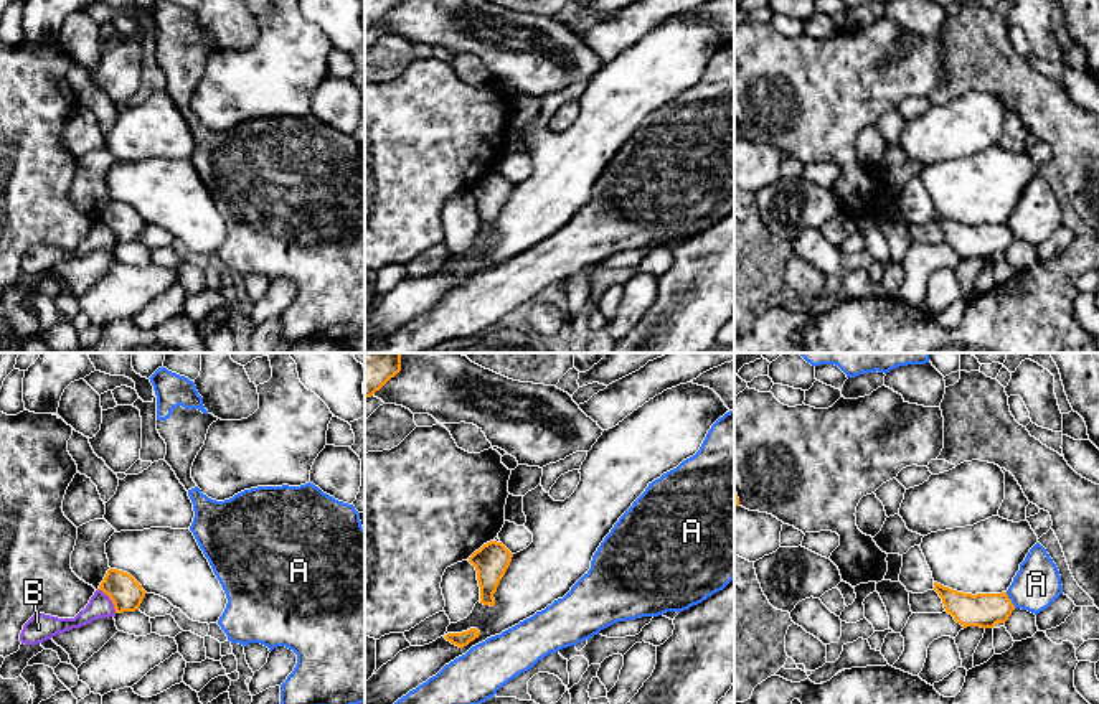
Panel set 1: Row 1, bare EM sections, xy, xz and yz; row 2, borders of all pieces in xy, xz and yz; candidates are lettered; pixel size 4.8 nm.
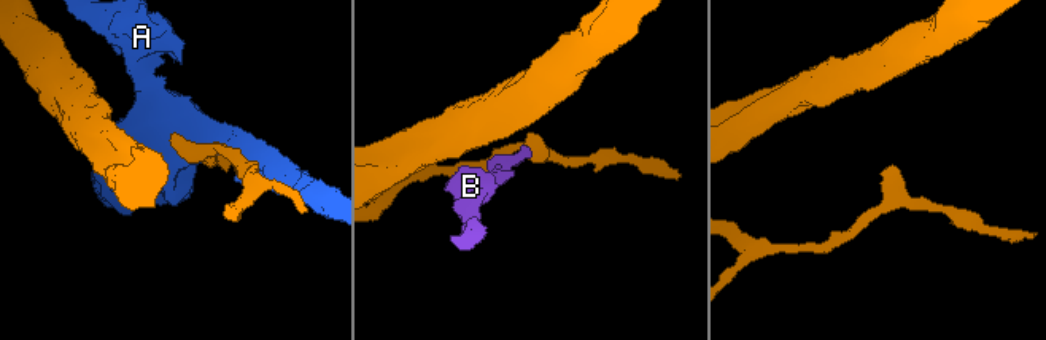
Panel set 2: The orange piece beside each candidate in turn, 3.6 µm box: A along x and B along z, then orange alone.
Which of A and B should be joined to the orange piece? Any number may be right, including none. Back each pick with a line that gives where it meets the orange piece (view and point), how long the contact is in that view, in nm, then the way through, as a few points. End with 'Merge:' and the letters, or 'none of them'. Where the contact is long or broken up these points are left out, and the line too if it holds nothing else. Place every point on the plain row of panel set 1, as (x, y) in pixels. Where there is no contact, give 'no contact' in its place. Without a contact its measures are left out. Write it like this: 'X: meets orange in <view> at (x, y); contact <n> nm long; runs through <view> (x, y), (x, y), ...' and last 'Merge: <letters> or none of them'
Merge: none of them

